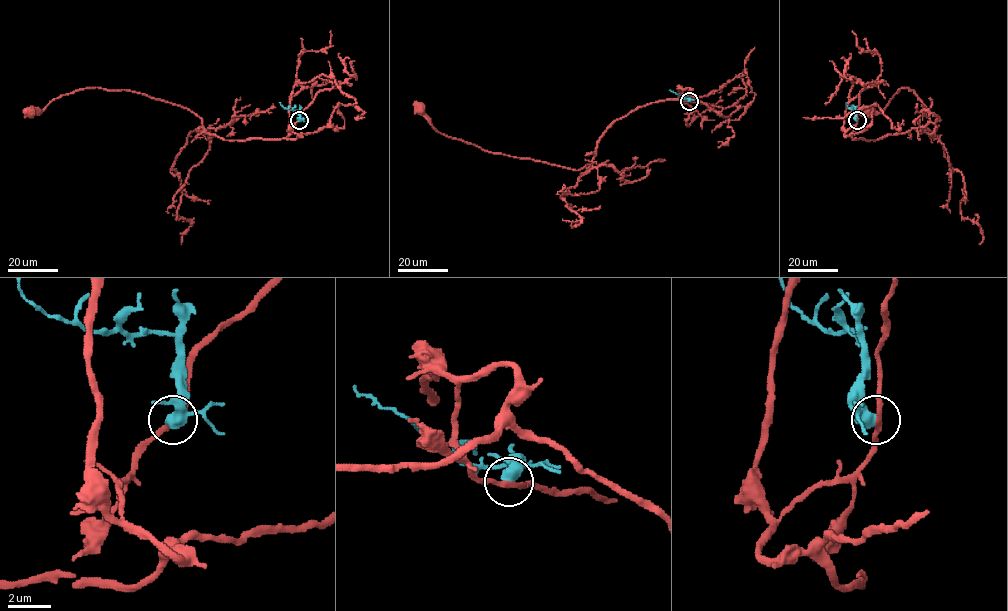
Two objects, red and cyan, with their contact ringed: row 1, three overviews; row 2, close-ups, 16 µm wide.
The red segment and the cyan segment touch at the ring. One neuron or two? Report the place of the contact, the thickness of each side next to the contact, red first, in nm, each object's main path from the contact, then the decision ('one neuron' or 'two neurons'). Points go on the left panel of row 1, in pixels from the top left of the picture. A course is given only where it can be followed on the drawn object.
at (299, 120); 240 nm thick on the red side, 440 nm on the other; red runs (299, 120), (294, 139), (225, 140), (183, 108), (94, 87), (30, 112); cyan runs (299, 120), (299, 111), (284, 108), (279, 102); two neurons

